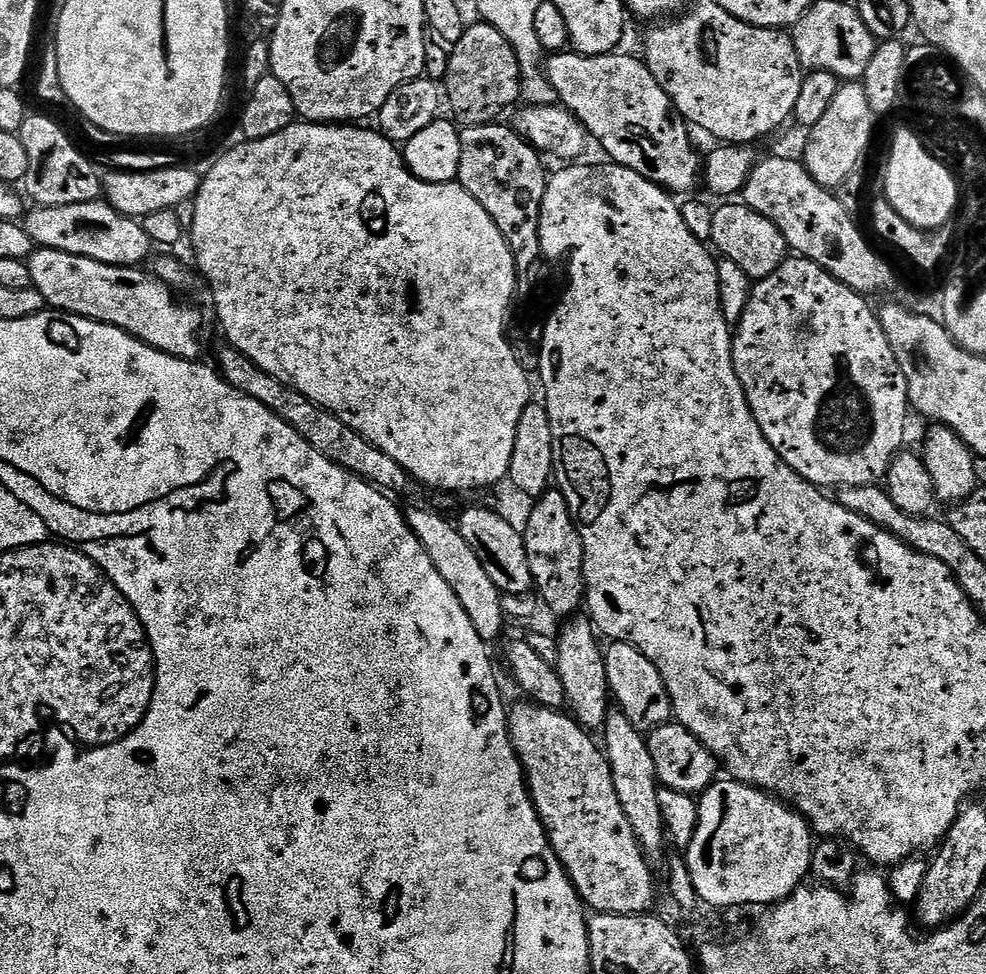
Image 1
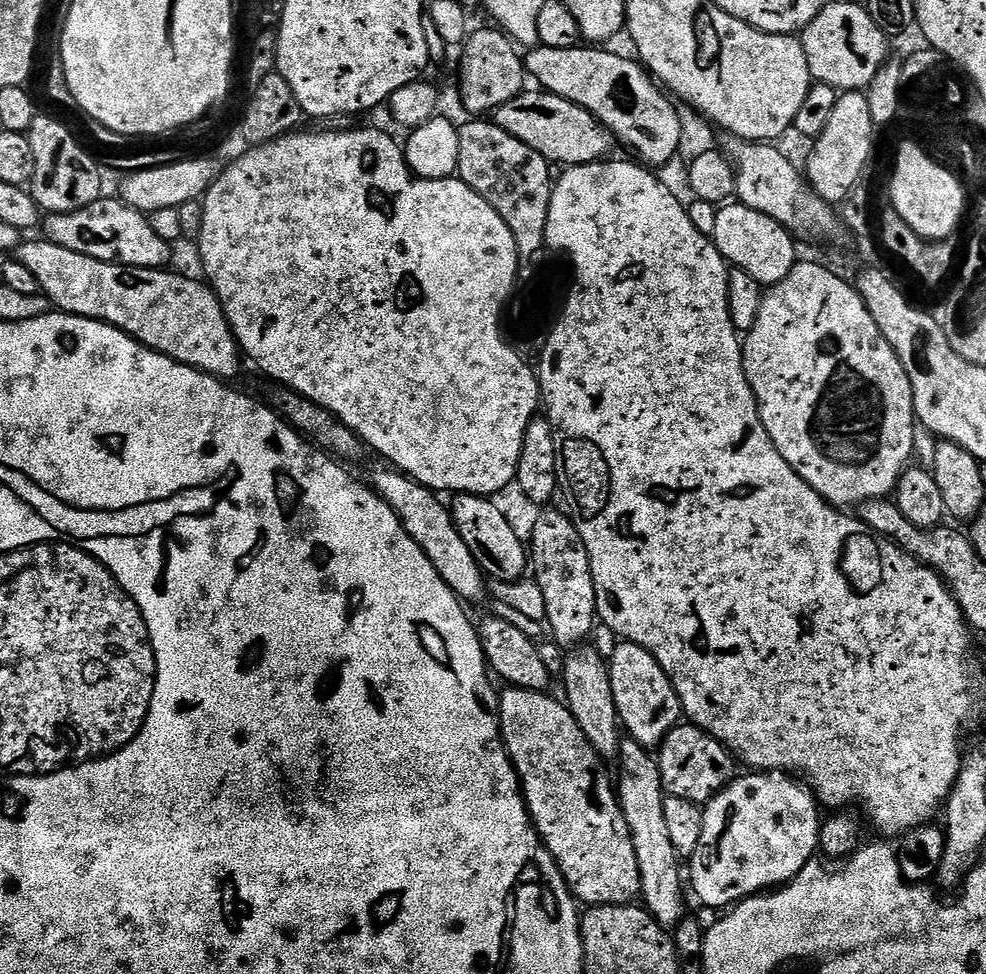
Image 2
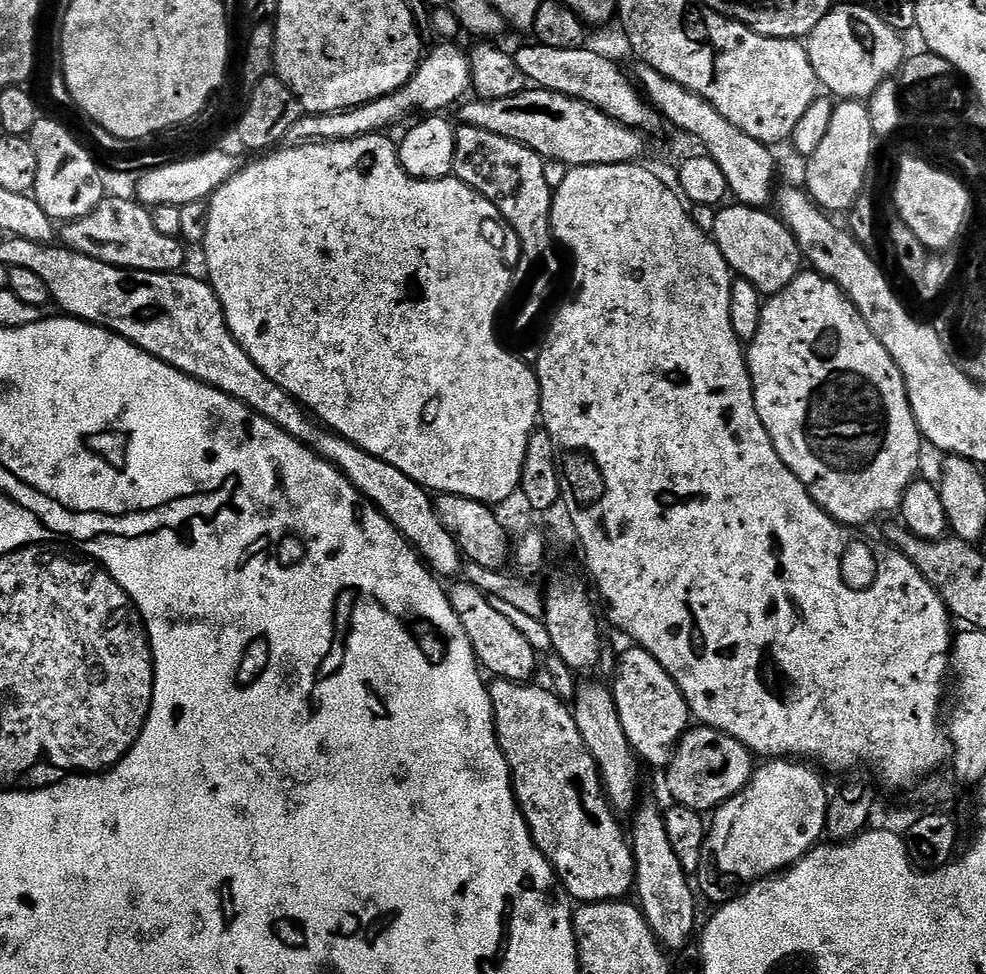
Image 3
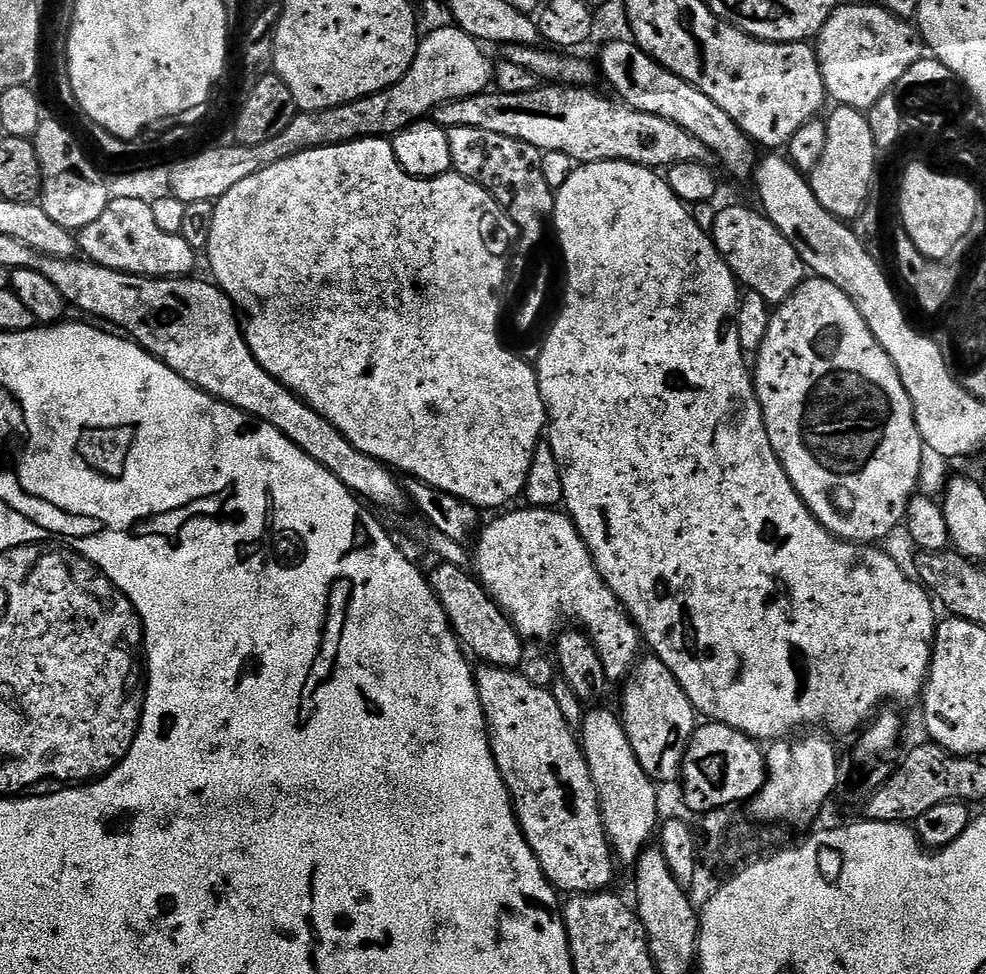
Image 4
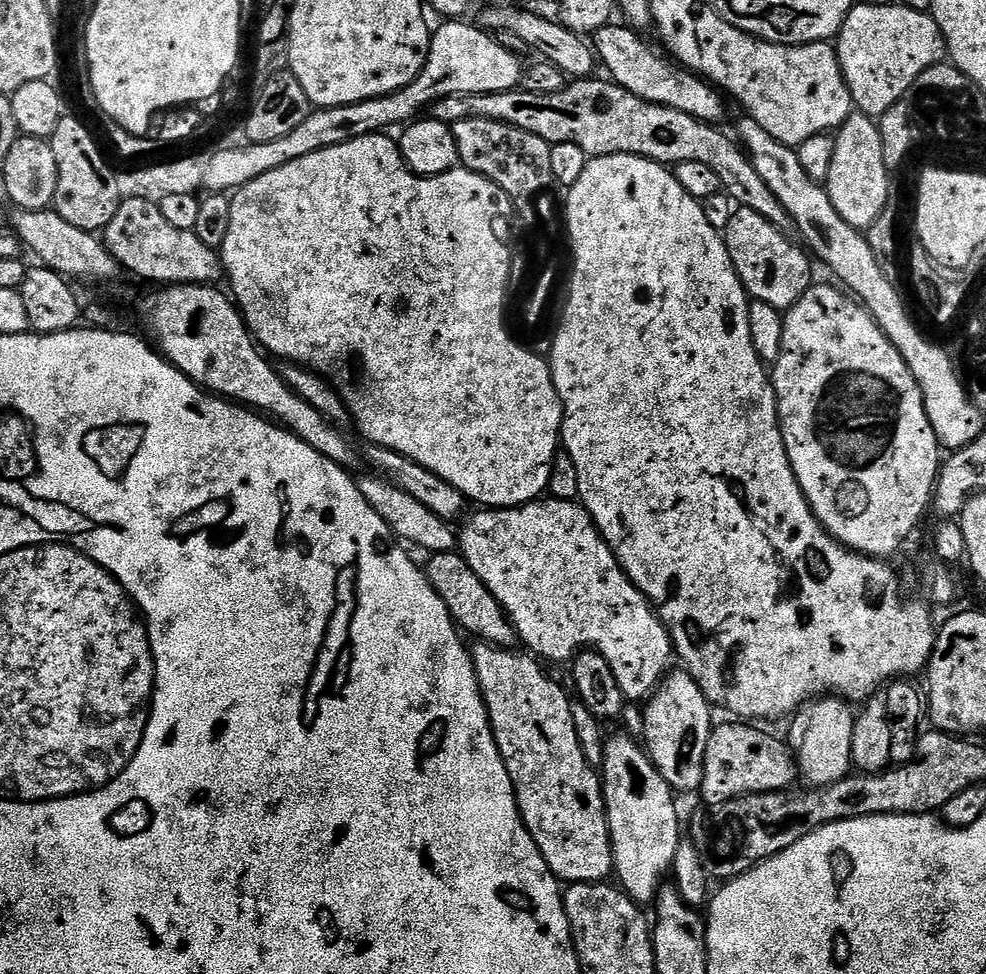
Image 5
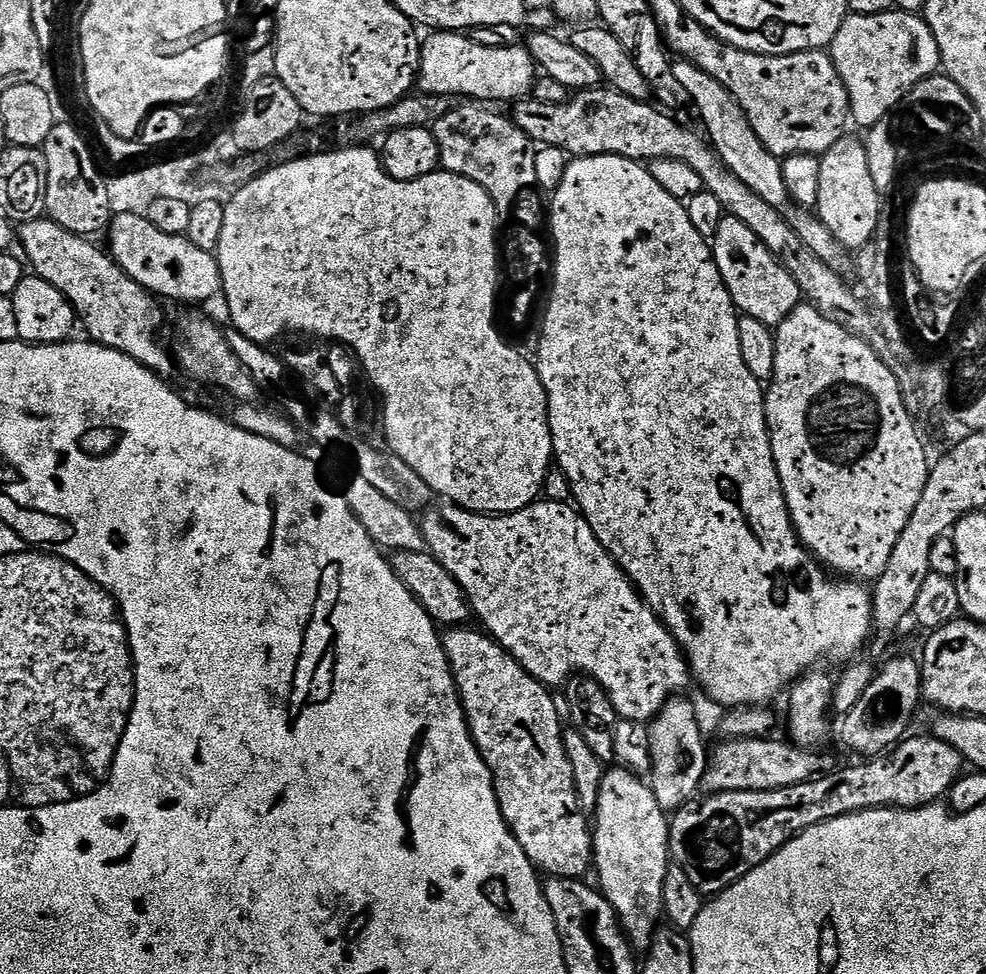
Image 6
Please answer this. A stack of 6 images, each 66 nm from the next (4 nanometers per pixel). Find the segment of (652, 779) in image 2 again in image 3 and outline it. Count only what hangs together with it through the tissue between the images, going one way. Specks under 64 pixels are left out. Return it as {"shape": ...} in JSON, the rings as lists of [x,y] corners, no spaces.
{"shape":[[[643,804],[635,809],[631,817],[633,820],[630,843],[632,856],[636,859],[634,896],[637,896],[635,899],[638,901],[638,907],[656,939],[665,949],[679,950],[693,939],[691,936],[696,928],[697,893],[694,891],[694,884],[689,874],[684,872],[678,856],[670,846],[662,808],[656,804]]]}

